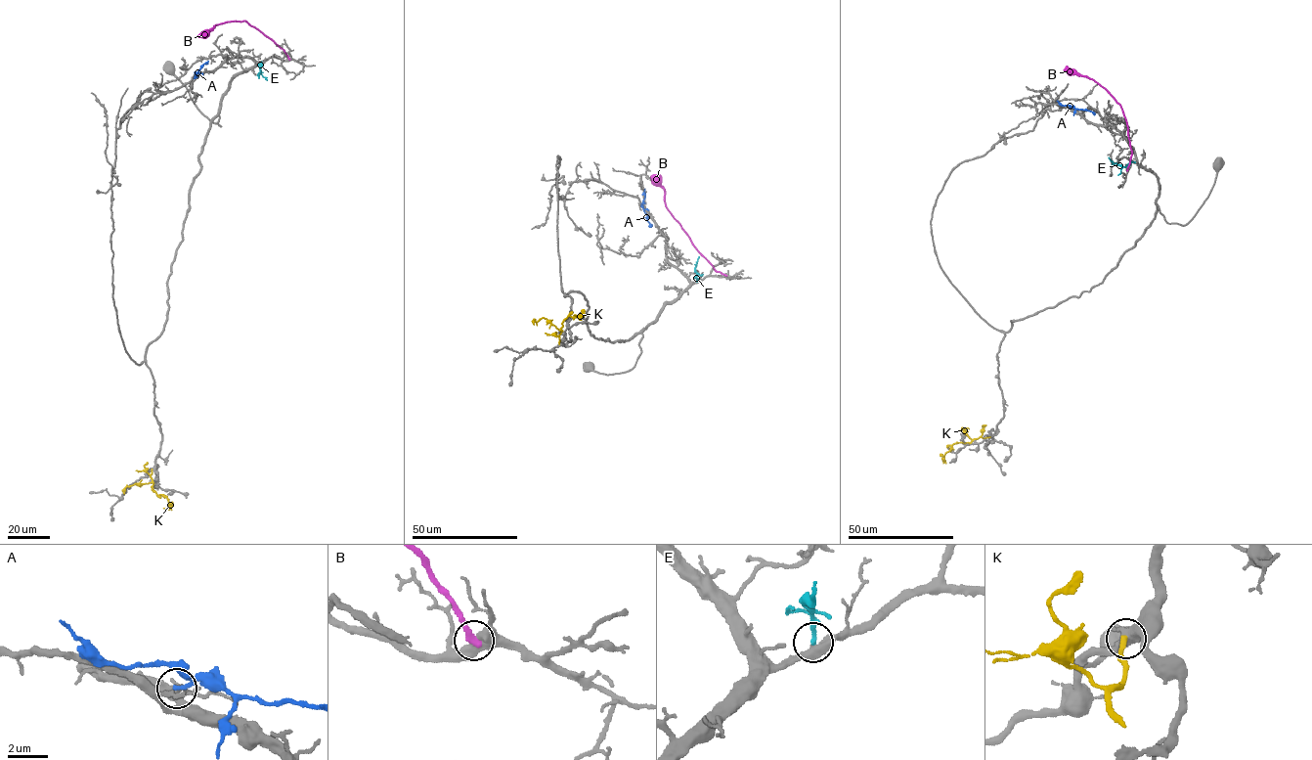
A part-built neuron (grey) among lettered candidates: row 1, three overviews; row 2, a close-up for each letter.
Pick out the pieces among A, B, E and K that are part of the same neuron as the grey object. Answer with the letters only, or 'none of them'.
E

